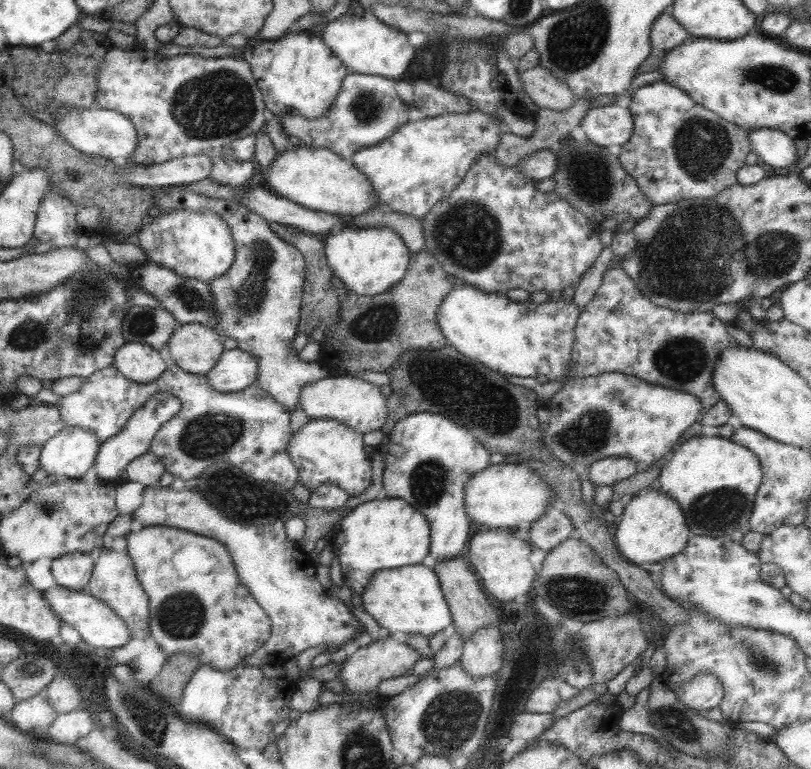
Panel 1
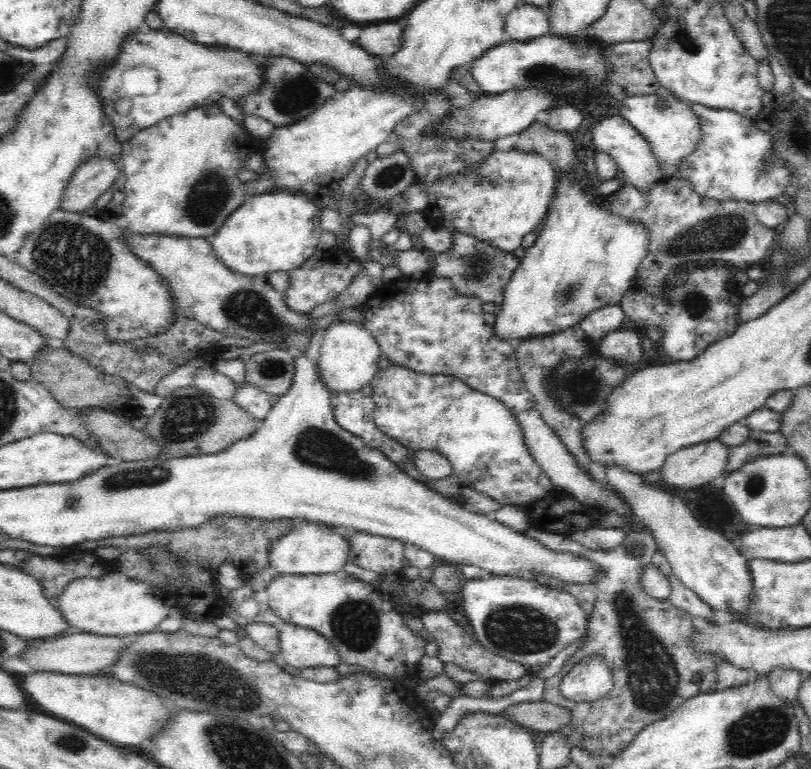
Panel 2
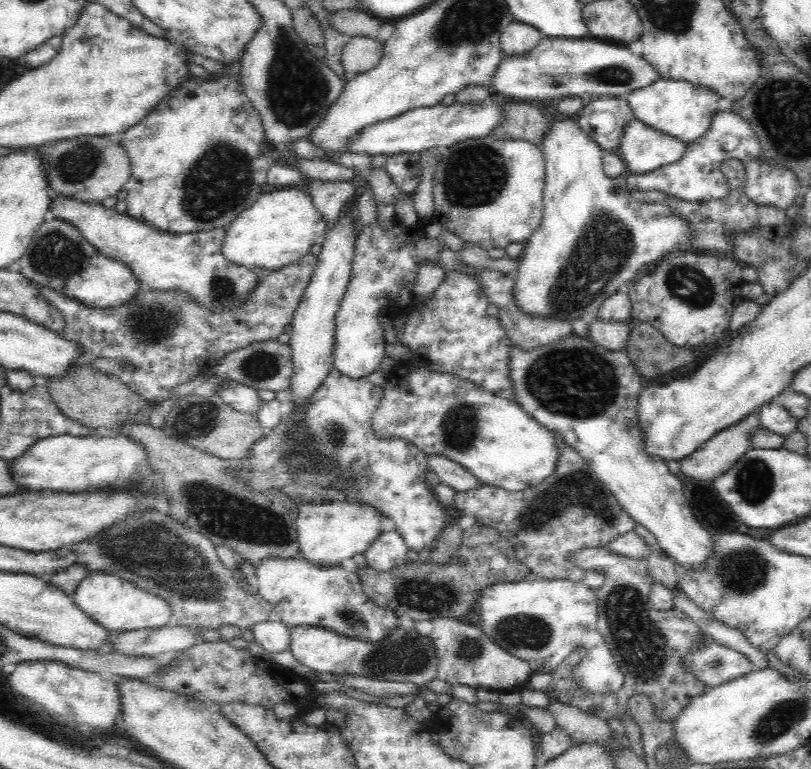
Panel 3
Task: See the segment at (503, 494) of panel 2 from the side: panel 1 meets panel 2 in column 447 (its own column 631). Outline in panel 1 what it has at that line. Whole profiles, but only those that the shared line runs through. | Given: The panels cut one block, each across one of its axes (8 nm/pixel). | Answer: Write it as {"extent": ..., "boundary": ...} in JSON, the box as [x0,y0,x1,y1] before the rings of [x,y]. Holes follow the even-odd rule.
{"extent":[542,373,704,472],"boundary":[[[624,373],[566,380],[543,406],[550,410],[551,416],[542,440],[558,461],[583,470],[598,459],[630,457],[636,461],[638,472],[668,457],[678,438],[704,411],[693,394],[650,384]]]}

